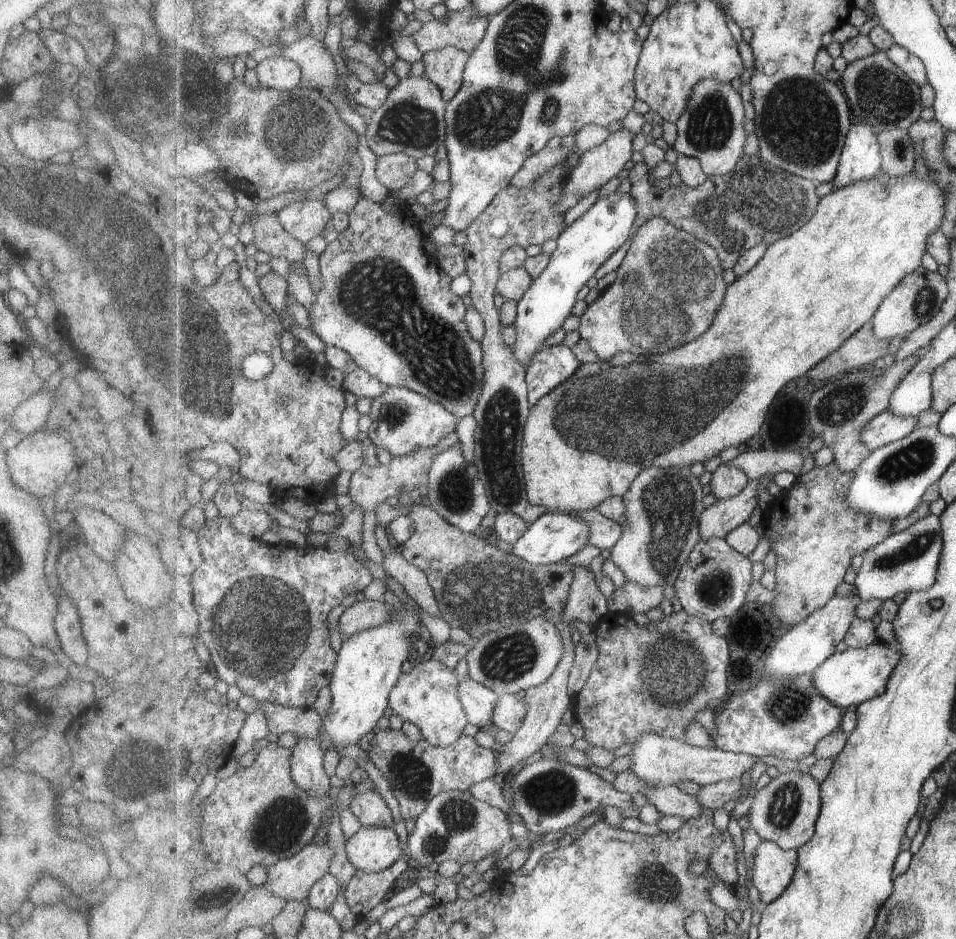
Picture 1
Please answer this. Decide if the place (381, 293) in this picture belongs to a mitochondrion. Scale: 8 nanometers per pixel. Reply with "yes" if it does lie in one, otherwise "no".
yes

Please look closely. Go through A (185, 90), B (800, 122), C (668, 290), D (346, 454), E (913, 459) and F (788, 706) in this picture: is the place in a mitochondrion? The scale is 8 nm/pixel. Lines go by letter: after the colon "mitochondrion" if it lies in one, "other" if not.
A: mitochondrion
B: mitochondrion
C: mitochondrion
D: other
E: mitochondrion
F: mitochondrion

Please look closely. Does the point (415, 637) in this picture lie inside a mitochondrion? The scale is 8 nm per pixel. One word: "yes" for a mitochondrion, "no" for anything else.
no

